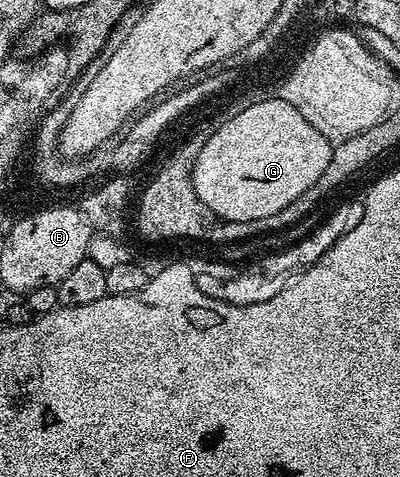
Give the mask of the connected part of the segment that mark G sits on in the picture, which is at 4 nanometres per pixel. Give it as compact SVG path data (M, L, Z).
M280 98L260 101L230 117L205 141L192 170L192 187L203 204L219 218L229 222L257 221L279 213L285 205L297 201L305 189L313 186L317 177L325 173L332 150L332 140L317 133L317 129L313 129L293 105Z

